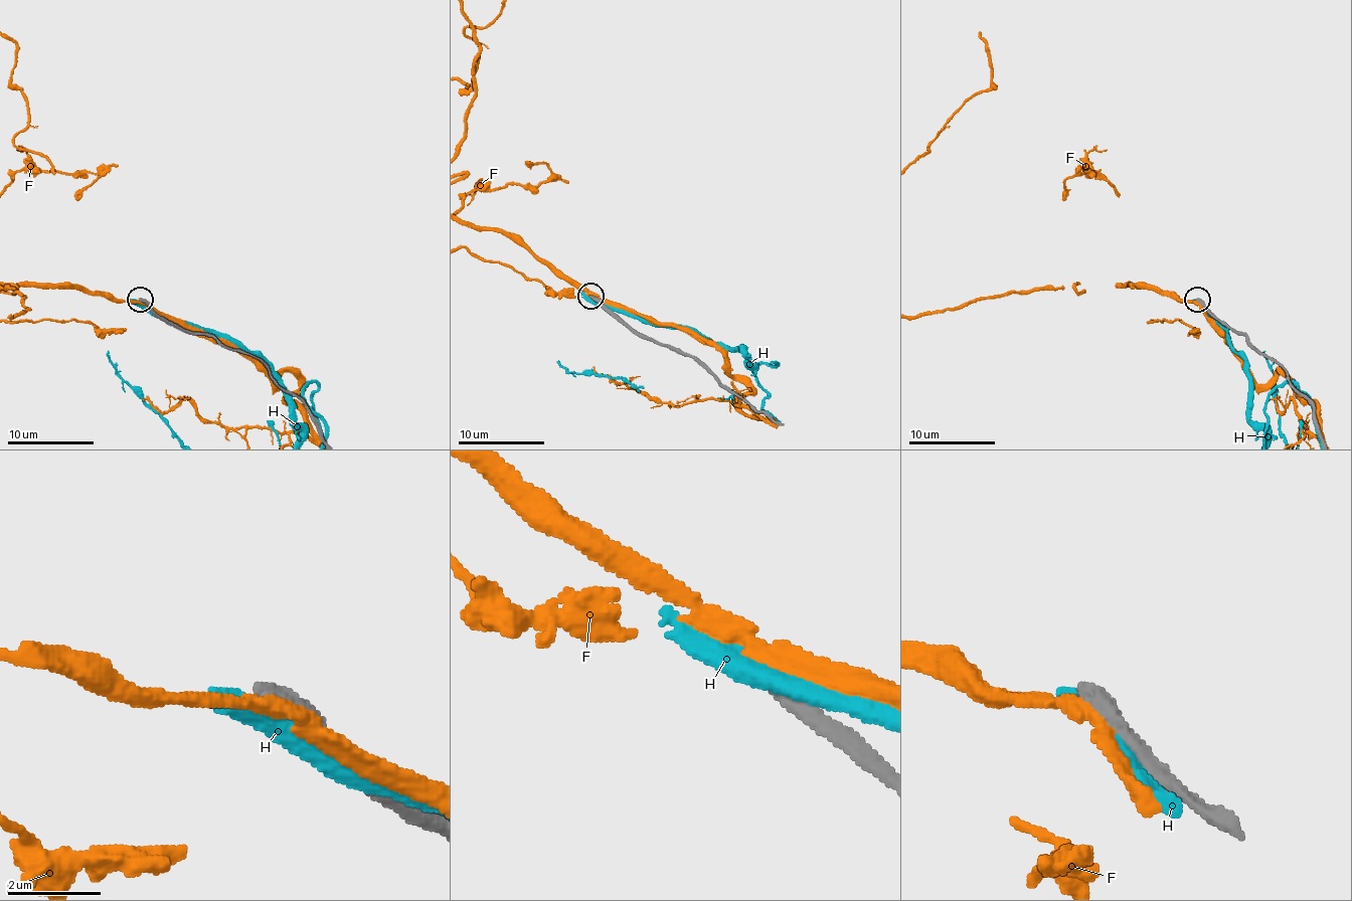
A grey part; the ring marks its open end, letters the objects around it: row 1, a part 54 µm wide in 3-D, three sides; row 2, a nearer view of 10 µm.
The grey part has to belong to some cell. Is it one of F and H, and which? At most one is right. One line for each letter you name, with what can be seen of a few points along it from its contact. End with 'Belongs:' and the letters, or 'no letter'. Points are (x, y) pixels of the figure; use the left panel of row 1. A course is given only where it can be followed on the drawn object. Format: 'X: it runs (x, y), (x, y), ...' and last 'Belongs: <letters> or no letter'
Belongs: no letter

